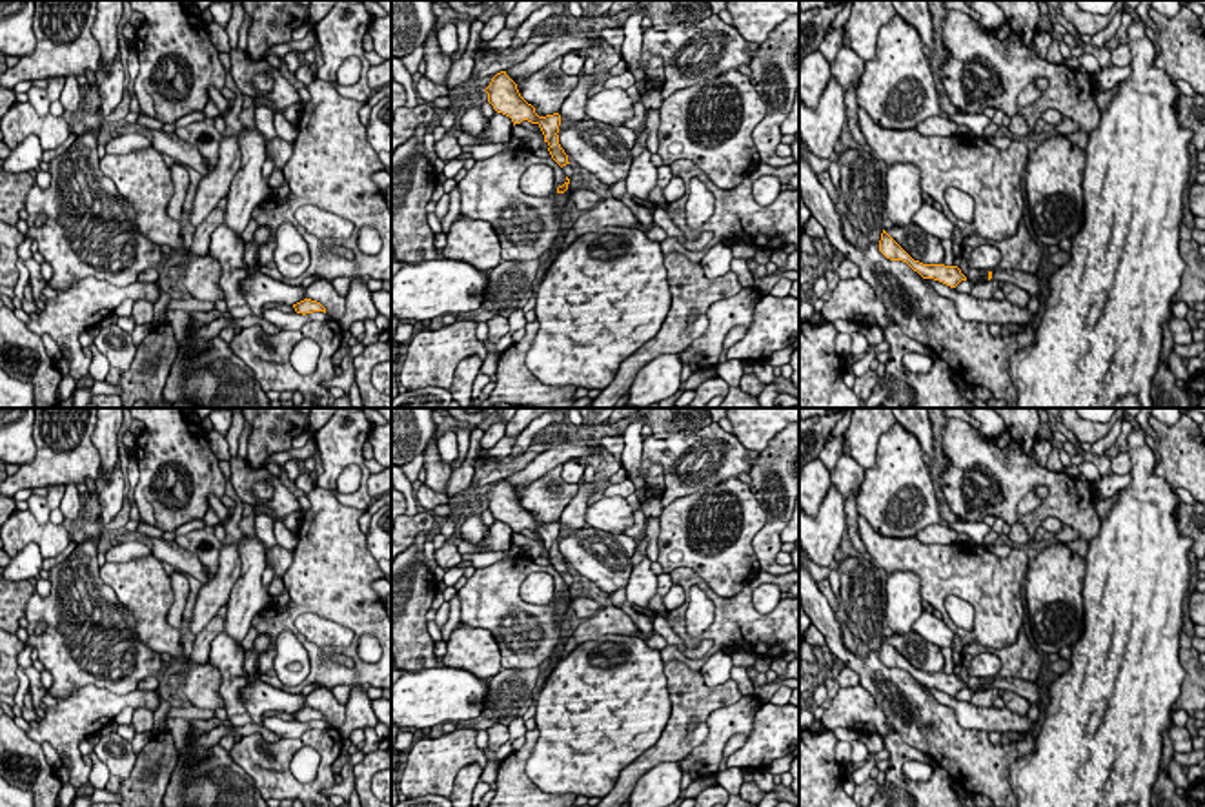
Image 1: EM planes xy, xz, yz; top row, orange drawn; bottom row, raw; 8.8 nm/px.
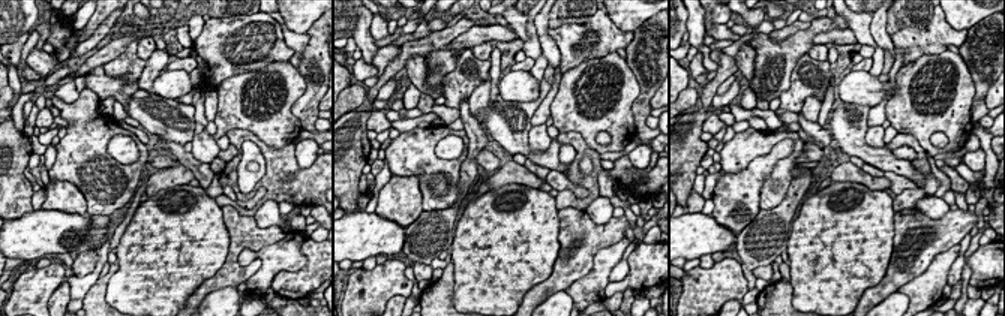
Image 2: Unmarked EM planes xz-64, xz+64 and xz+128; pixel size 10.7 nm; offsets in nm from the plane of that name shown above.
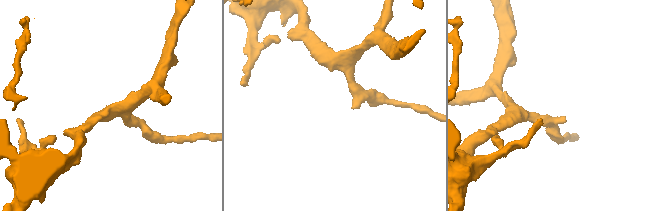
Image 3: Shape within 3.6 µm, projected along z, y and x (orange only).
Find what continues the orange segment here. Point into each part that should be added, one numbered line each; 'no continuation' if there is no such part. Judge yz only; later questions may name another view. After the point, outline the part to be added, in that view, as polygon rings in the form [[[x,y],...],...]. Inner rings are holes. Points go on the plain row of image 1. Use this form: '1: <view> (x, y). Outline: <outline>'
1: yz (1025, 689). Outline: [[[992,678],[992,687],[1003,692],[1016,692],[1025,698],[1030,705],[1041,700],[1041,689],[1036,681],[1025,681],[1019,678]]]

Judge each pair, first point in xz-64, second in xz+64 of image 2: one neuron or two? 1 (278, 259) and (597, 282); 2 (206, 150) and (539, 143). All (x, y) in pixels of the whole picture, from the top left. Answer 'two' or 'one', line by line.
1: one
2: one

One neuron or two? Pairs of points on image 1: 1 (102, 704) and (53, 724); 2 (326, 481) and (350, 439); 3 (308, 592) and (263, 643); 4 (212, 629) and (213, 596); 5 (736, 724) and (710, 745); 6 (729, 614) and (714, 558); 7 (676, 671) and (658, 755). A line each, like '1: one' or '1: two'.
1: one
2: one
3: two
4: two
5: one
6: two
7: one

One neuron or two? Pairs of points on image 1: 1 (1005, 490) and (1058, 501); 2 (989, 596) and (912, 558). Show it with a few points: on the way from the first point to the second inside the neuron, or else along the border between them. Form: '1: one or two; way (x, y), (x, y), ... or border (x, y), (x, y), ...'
1: one; way (1022, 478), (1045, 478), (1053, 485)
2: one; way (971, 578), (961, 569), (941, 569), (931, 561)

